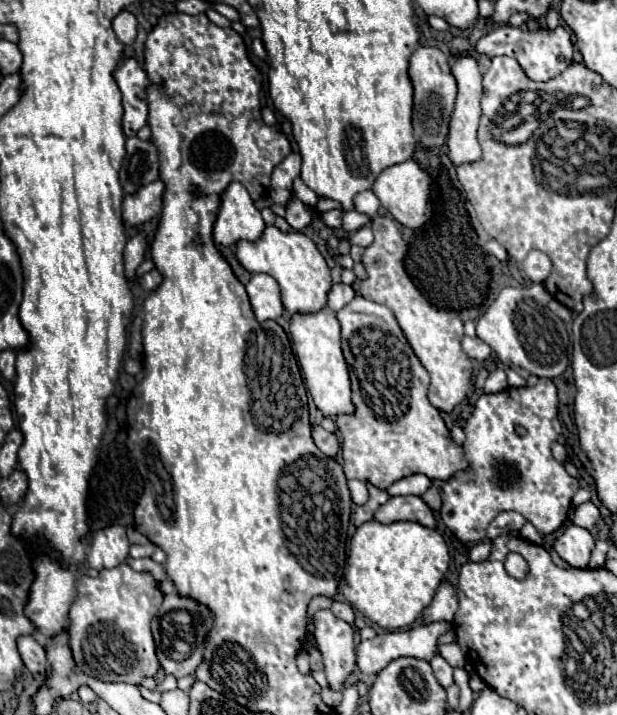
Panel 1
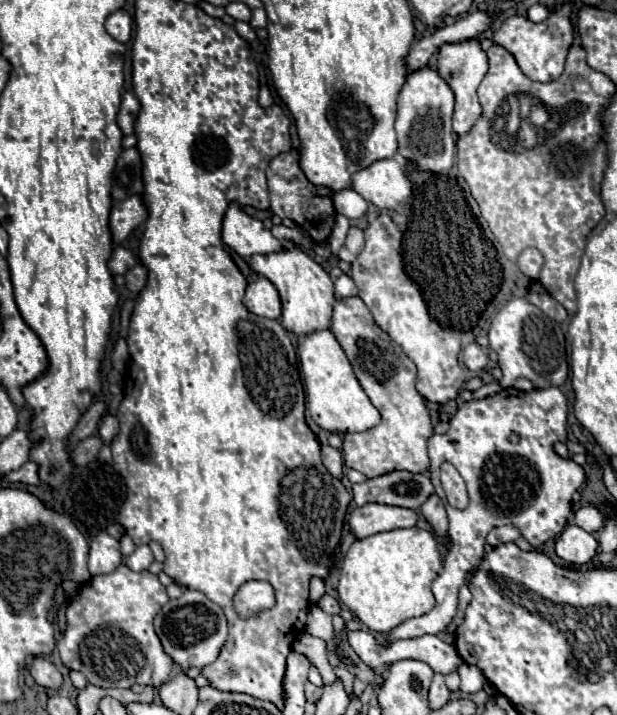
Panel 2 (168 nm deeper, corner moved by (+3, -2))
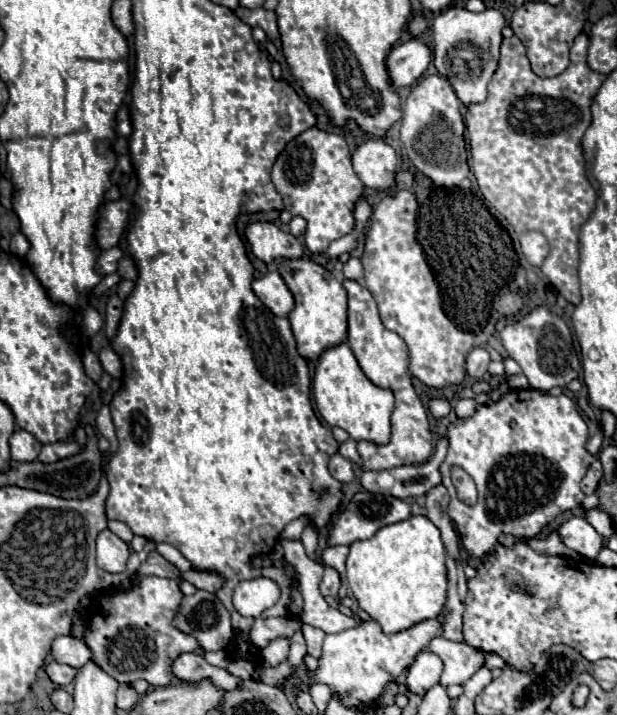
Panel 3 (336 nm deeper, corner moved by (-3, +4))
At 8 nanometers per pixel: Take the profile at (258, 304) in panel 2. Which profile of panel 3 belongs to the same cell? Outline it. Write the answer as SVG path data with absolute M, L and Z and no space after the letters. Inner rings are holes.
M271 269L265 277L255 279L253 291L279 317L287 317L295 307L295 299L277 269Z

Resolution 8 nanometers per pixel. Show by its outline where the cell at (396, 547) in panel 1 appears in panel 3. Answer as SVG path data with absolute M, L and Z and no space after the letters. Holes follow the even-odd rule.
M411 515L399 523L381 527L371 539L355 541L347 555L347 585L359 607L367 611L383 629L383 633L399 633L425 619L435 619L447 601L447 569L445 547L439 529L425 515Z

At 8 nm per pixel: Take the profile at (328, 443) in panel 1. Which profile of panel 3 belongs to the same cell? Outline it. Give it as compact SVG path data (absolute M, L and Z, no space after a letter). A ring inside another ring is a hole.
M339 453L331 457L331 461L329 461L329 471L331 471L331 475L333 475L337 481L341 481L341 483L351 483L351 481L355 479L353 465L351 465L345 457L341 457Z

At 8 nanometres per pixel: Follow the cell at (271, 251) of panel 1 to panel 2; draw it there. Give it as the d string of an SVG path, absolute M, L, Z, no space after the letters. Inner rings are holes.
M291 247L267 255L251 255L249 267L259 275L267 277L279 291L281 305L283 305L281 325L287 331L293 331L297 337L303 337L313 331L327 329L331 325L331 313L335 305L333 281L325 273L325 269L319 263L315 263L303 249Z

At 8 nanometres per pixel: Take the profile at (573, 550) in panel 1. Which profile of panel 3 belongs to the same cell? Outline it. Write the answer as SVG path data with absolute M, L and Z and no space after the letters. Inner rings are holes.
M571 517L559 527L563 543L587 559L595 559L601 551L601 535L583 517Z

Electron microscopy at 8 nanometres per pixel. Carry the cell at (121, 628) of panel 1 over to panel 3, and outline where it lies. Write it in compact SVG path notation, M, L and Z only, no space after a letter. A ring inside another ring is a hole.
M141 577L139 585L129 591L115 591L101 597L85 633L85 643L93 651L93 661L119 683L145 679L155 687L169 685L175 657L201 649L191 635L179 631L171 623L181 599L183 593L179 589L179 581L161 577Z

